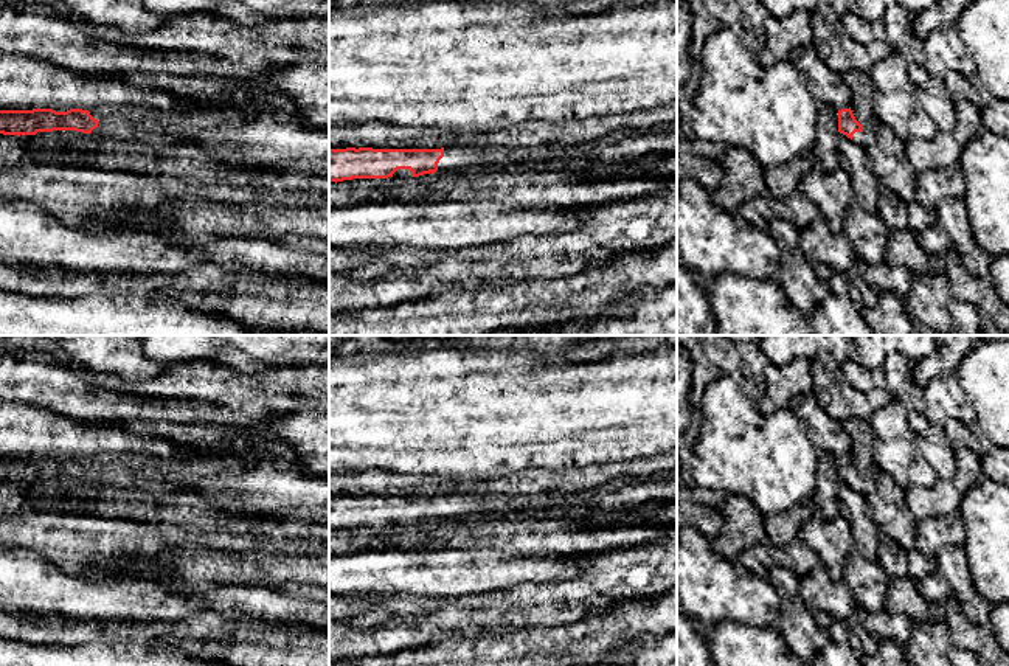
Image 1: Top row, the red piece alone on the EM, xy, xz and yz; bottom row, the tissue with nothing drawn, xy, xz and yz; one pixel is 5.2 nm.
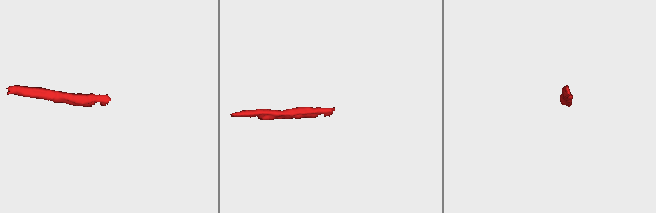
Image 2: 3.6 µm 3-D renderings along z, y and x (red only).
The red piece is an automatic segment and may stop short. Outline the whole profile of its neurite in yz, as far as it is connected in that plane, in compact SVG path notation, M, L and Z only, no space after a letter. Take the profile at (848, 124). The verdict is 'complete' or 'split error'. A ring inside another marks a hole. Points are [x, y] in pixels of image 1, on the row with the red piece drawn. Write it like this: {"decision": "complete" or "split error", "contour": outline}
{"decision": "split error", "contour": "M851 107L838 110L838 132L860 146L866 144L866 134L863 132L862 124L855 120Z"}

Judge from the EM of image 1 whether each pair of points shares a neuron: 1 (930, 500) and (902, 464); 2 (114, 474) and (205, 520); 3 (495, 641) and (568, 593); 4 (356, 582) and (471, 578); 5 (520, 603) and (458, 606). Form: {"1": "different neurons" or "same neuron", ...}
{"1": "different neurons", "2": "different neurons", "3": "different neurons", "4": "same neuron", "5": "same neuron"}

